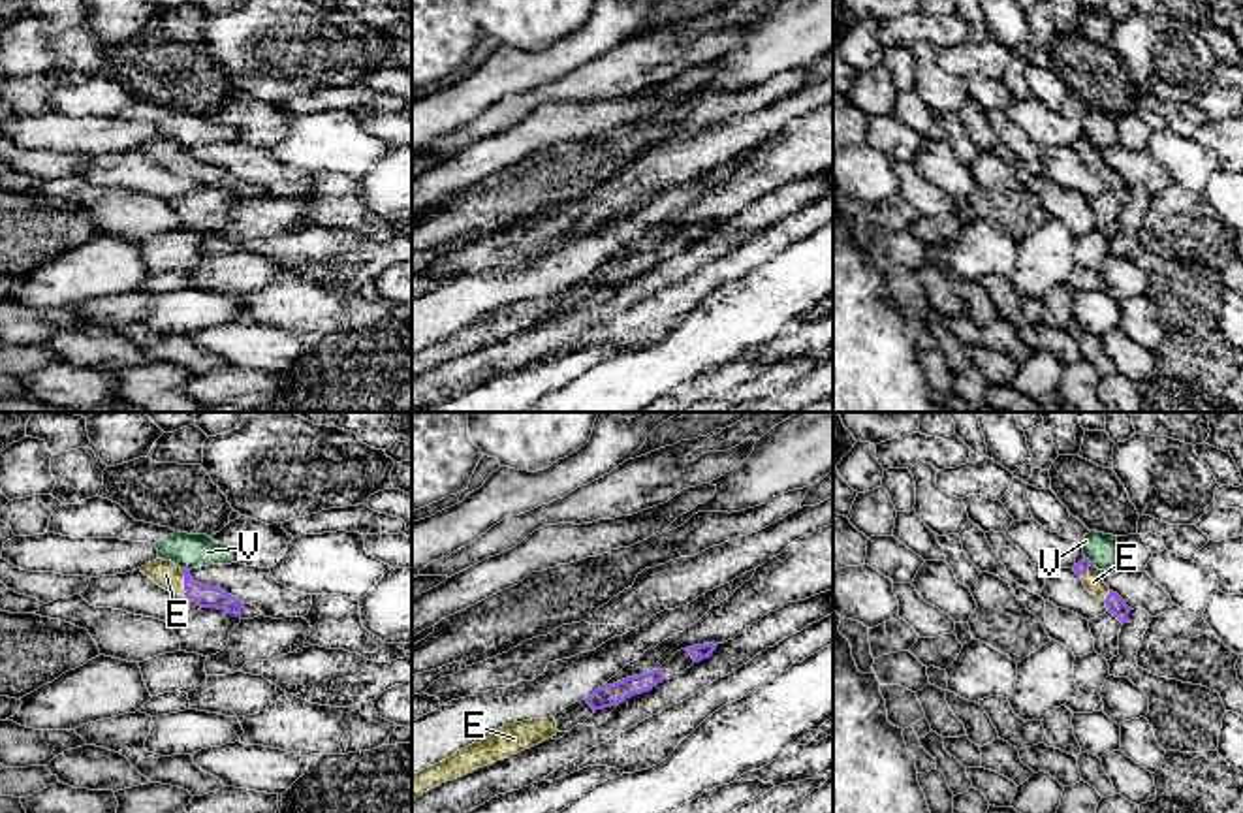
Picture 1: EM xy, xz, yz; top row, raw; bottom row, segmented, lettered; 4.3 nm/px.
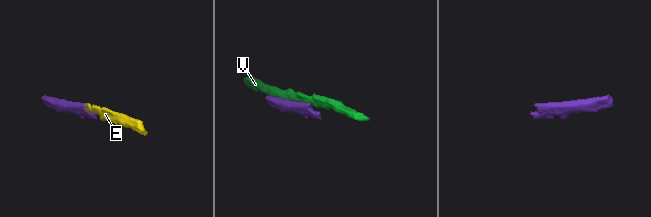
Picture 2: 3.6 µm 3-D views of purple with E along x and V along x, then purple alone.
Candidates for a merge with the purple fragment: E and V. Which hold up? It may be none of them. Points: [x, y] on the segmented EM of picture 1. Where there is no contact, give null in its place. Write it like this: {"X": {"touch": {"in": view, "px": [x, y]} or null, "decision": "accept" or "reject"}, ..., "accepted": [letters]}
{"E": {"touch": {"in": "xy", "px": [185, 582]}, "decision": "accept"}, "V": {"touch": {"in": "xy", "px": [185, 569]}, "decision": "reject"}, "accepted": ["E"]}

